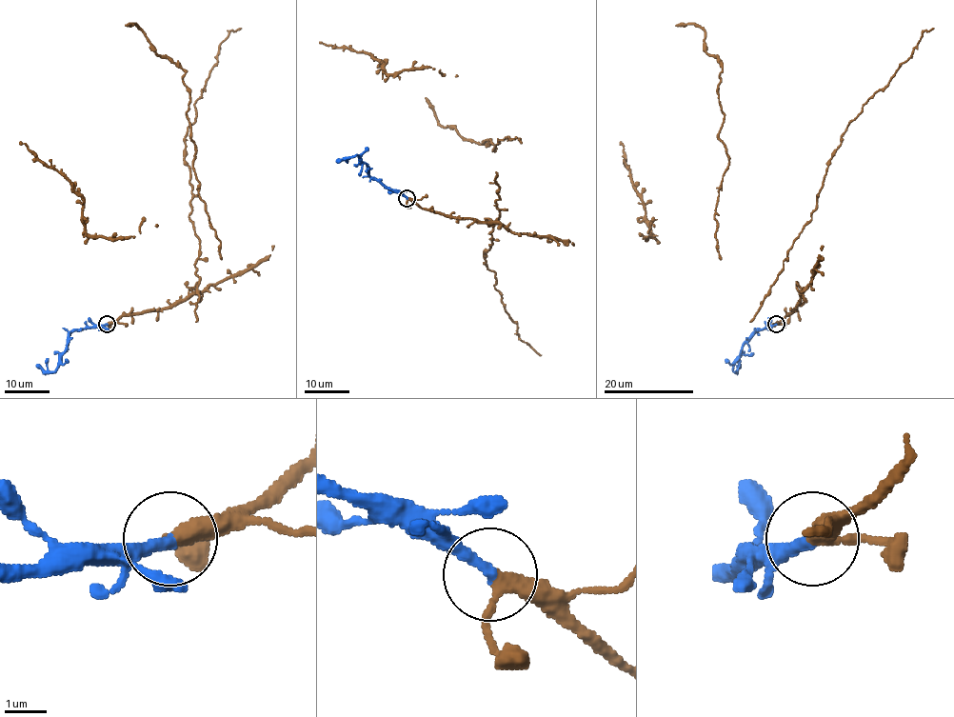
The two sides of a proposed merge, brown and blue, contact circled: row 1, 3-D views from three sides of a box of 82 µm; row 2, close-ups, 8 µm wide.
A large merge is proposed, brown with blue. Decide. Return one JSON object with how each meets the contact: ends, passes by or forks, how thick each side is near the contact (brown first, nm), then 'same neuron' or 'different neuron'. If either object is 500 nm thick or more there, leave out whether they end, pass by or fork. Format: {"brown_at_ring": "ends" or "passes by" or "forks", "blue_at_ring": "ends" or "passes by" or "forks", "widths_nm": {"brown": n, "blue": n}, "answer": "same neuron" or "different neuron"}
{"brown_at_ring": "passes by", "blue_at_ring": "ends", "widths_nm": {"brown": 320, "blue": 280}, "answer": "same neuron"}

